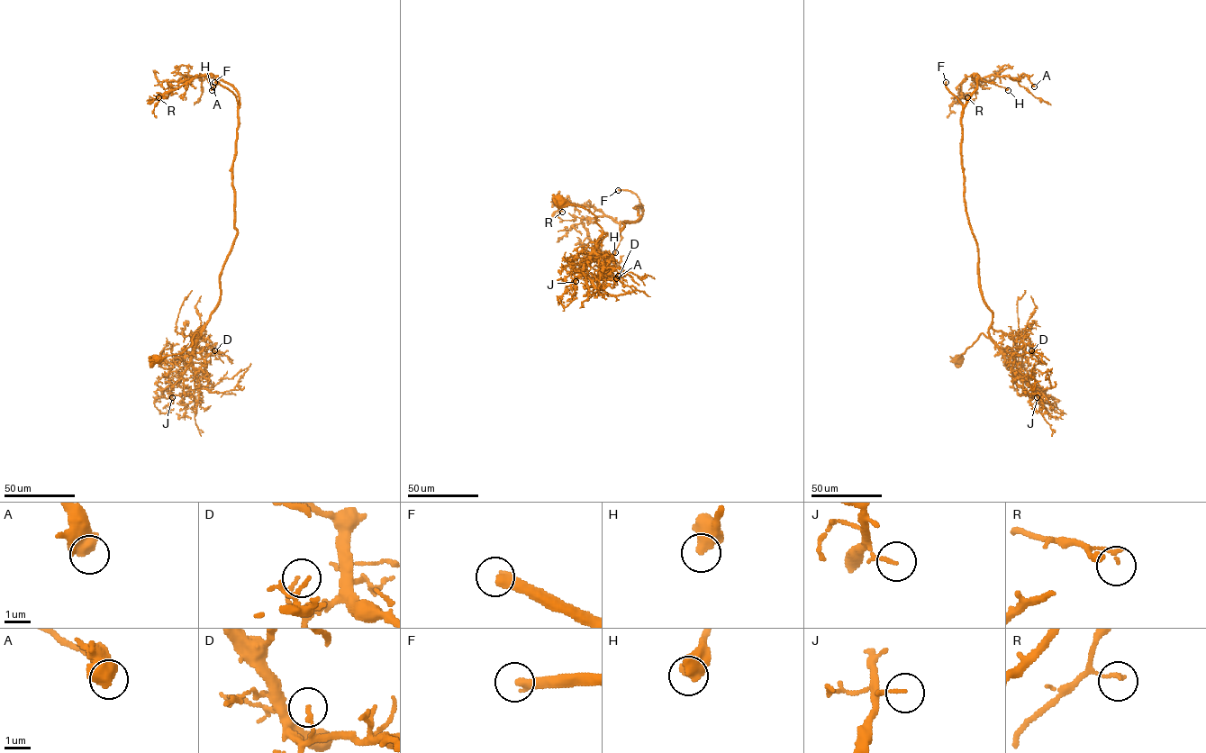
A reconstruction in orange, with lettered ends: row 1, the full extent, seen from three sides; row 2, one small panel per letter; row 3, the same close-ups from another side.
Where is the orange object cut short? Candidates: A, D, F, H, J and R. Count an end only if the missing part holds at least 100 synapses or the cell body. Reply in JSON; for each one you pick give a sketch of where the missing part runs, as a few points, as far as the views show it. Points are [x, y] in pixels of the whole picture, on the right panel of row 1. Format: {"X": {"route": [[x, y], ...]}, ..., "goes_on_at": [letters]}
{"goes_on_at": ["F"]}

